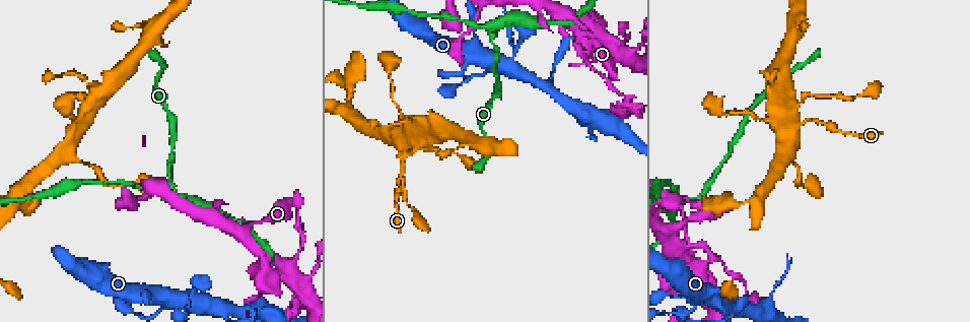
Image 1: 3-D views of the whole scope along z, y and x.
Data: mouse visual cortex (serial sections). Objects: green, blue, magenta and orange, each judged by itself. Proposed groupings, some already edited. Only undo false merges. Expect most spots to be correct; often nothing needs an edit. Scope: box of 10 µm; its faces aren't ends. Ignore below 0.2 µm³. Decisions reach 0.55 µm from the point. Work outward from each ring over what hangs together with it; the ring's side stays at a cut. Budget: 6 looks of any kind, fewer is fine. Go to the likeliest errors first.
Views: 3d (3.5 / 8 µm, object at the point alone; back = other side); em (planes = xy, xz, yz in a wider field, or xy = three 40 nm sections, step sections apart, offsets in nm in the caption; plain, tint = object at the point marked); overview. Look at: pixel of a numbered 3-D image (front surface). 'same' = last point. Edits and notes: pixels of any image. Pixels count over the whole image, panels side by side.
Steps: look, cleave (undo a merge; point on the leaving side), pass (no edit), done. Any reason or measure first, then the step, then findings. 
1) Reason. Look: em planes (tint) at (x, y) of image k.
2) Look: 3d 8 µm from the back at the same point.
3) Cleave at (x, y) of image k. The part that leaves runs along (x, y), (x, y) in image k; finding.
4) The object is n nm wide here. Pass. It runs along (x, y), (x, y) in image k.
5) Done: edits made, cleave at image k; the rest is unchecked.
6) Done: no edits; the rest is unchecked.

Sharp bend. Look: 3d 3.5 µm at (712, 259) of image 1.

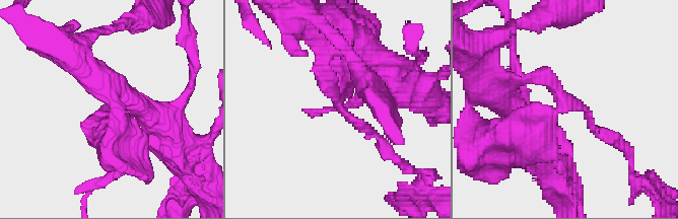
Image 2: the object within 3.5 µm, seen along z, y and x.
The arms are 100, 600 nm wide; shape alone is not enough. Look: em xy step 2 (tint) at (339, 103) of image 2.

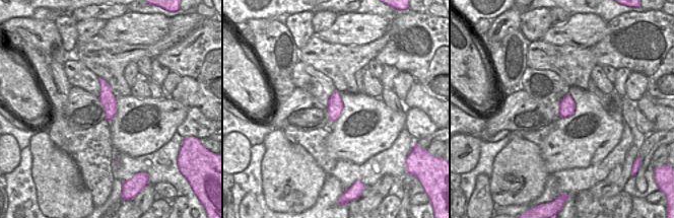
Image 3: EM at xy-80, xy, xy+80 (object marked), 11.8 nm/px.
Pass. It runs along (341, 48), (338, 107), (382, 144) in image 2; continuous, no second cell.

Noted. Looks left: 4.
Look: 3d 3.5 µm from the back at (626, 102) of image 1.

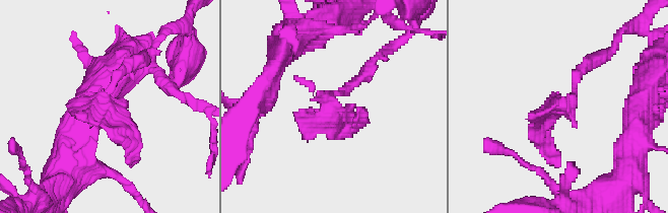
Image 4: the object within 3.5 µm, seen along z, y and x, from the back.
Look: em xy step 1 (plain) at (332, 110) of image 4.

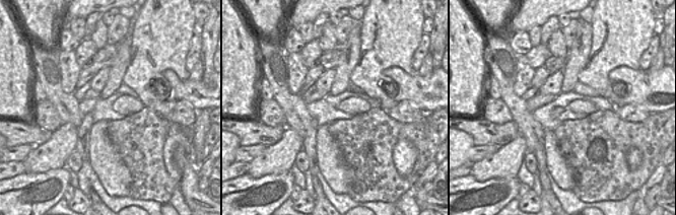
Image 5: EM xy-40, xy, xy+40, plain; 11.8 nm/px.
Where the object lies. Look: em xy step 1 (tint) at the same point.

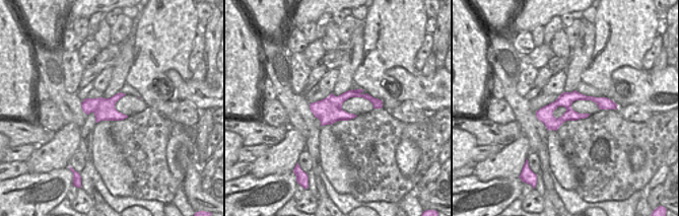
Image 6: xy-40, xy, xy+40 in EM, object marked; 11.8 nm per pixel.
Pass. It runs along (586, 65), (571, 102), (539, 130), (557, 152) in image 4; continuous, no second cell.

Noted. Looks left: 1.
Done: no edits; the rest is unchecked.

